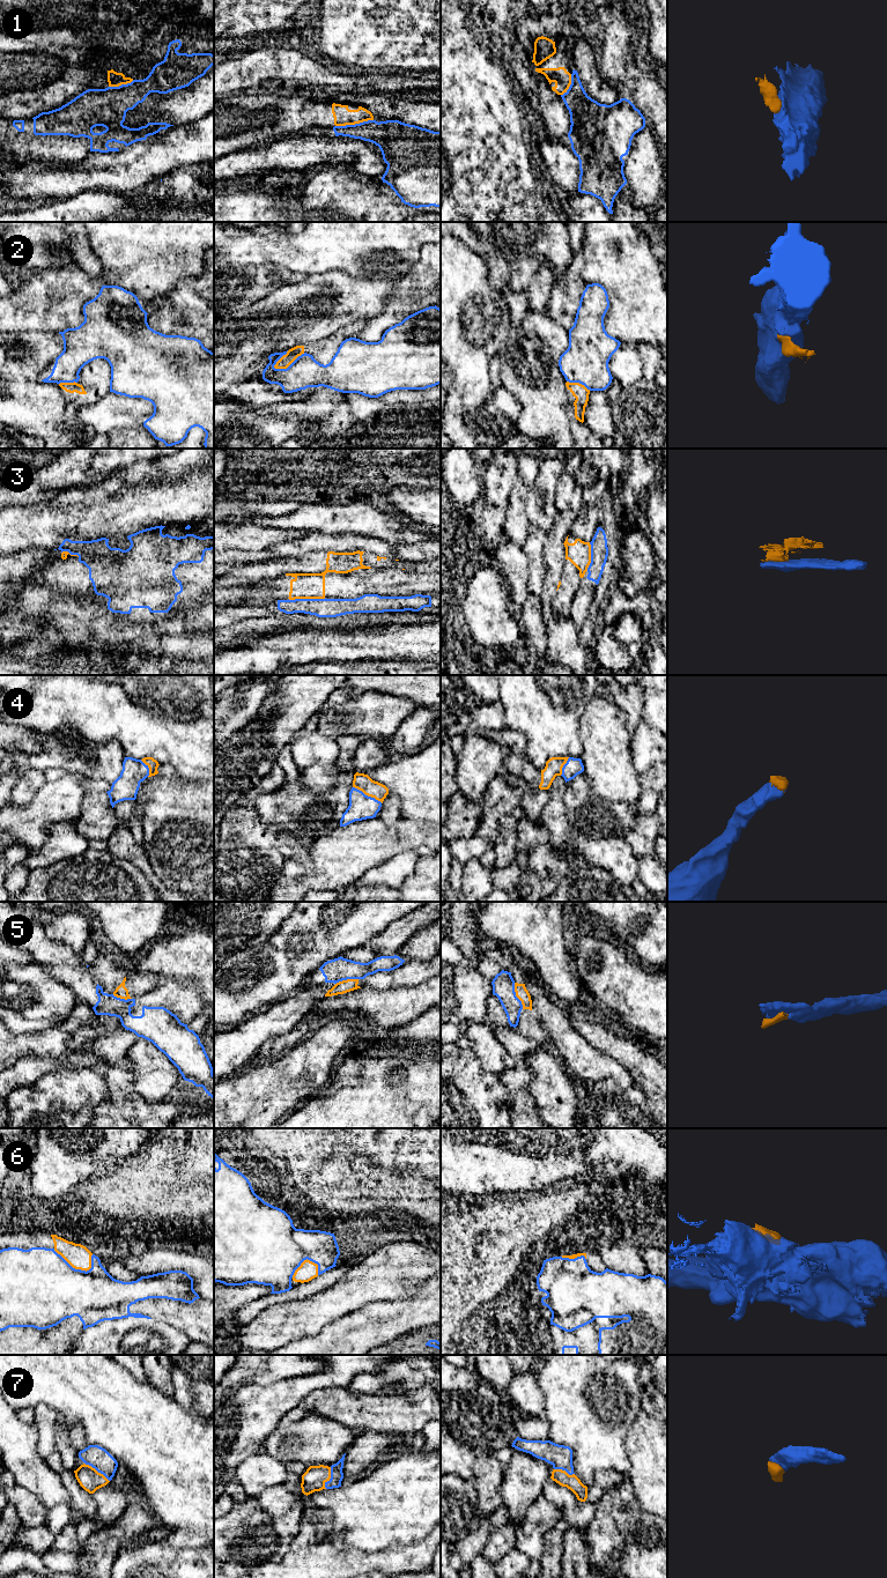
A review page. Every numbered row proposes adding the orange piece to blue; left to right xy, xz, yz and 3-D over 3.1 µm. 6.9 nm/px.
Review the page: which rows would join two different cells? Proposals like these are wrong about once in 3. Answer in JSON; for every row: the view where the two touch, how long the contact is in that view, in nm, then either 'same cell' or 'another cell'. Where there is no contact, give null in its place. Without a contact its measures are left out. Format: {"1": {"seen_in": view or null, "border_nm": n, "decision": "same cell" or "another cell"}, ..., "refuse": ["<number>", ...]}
{"1": {"seen_in": "xz", "border_nm": 260, "decision": "another cell"}, "2": {"seen_in": "xz", "border_nm": 240, "decision": "another cell"}, "3": {"seen_in": "xz", "border_nm": 260, "decision": "another cell"}, "4": {"seen_in": "xz", "border_nm": 240, "decision": "same cell"}, "5": {"seen_in": "yz", "border_nm": 200, "decision": "another cell"}, "6": {"seen_in": "xy", "border_nm": 300, "decision": "another cell"}, "7": {"seen_in": "xy", "border_nm": 220, "decision": "same cell"}, "refuse": ["1", "2", "3", "5", "6"]}

